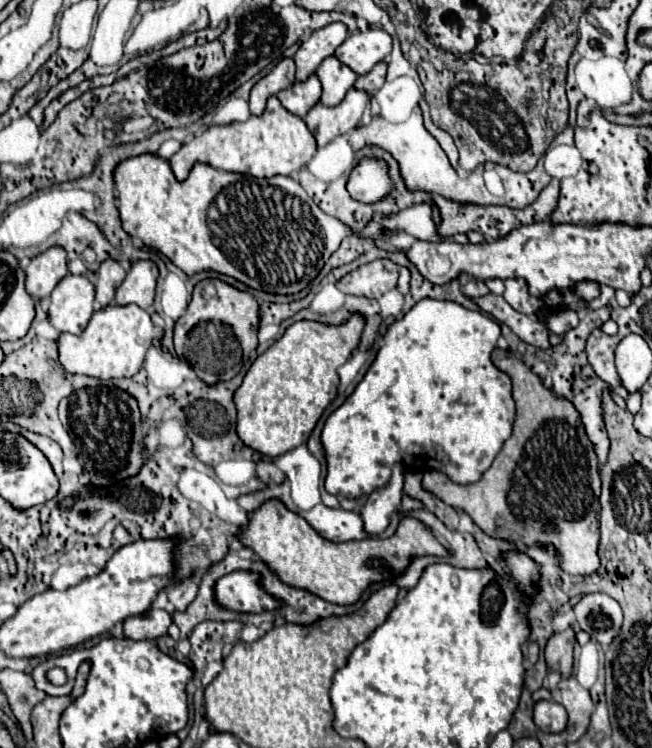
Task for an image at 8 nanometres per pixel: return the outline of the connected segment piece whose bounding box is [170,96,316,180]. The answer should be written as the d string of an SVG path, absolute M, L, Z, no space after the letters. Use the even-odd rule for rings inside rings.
M276 96L268 98L268 106L260 116L250 116L246 122L226 126L210 126L202 136L184 144L172 158L170 166L178 180L184 180L196 162L206 162L218 170L252 174L270 178L276 174L294 174L304 168L316 152L316 140L300 116L290 114Z

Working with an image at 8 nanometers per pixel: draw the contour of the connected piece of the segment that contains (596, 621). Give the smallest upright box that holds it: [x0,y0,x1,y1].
[576,594,624,646]

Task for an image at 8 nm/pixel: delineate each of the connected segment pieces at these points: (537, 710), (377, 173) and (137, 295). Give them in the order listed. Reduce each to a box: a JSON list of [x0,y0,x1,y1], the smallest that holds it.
[[534,700,566,732],[346,158,392,204],[116,260,158,308]]

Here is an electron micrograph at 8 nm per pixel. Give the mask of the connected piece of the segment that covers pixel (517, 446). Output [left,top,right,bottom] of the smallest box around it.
[424,348,600,574]

